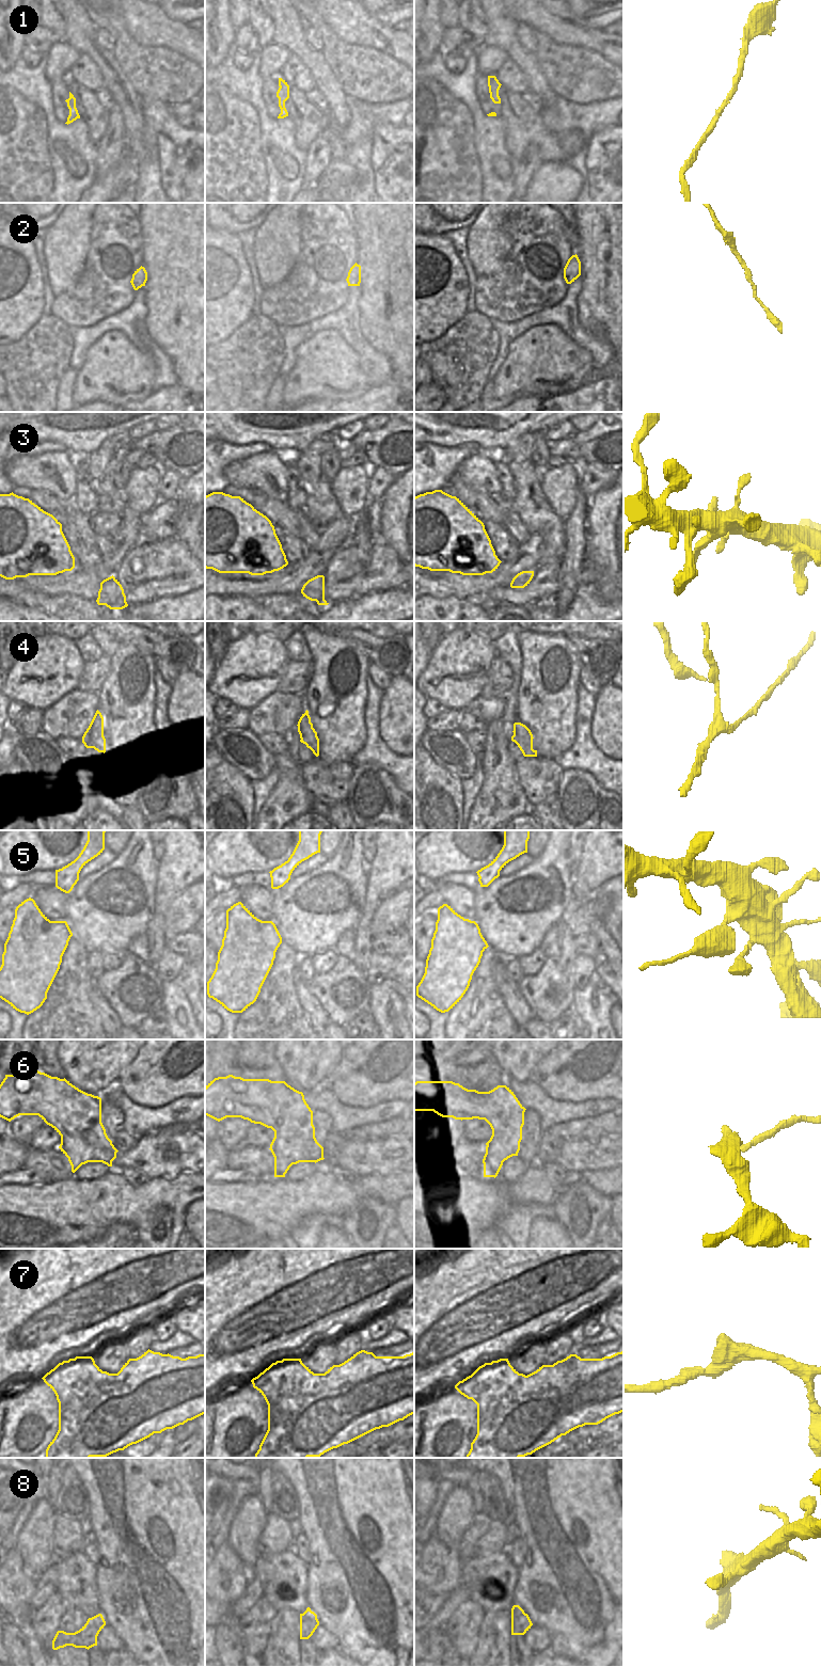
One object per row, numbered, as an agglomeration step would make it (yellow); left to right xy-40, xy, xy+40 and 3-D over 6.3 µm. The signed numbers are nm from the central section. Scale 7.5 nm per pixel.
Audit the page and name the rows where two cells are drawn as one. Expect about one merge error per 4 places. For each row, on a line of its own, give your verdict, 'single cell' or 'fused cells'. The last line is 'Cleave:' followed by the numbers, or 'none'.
1: single cell
2: single cell
3: single cell
4: fused cells
5: fused cells
6: fused cells
7: single cell
8: single cell
Cleave: 4, 5, 6

